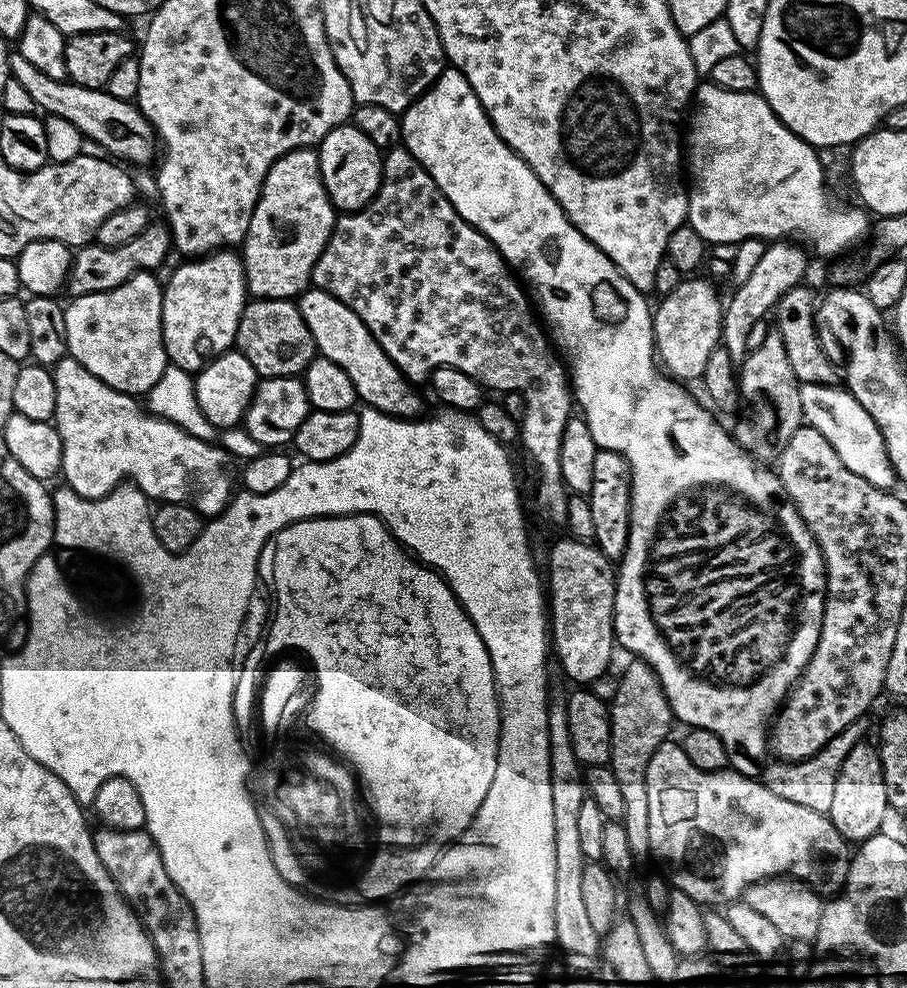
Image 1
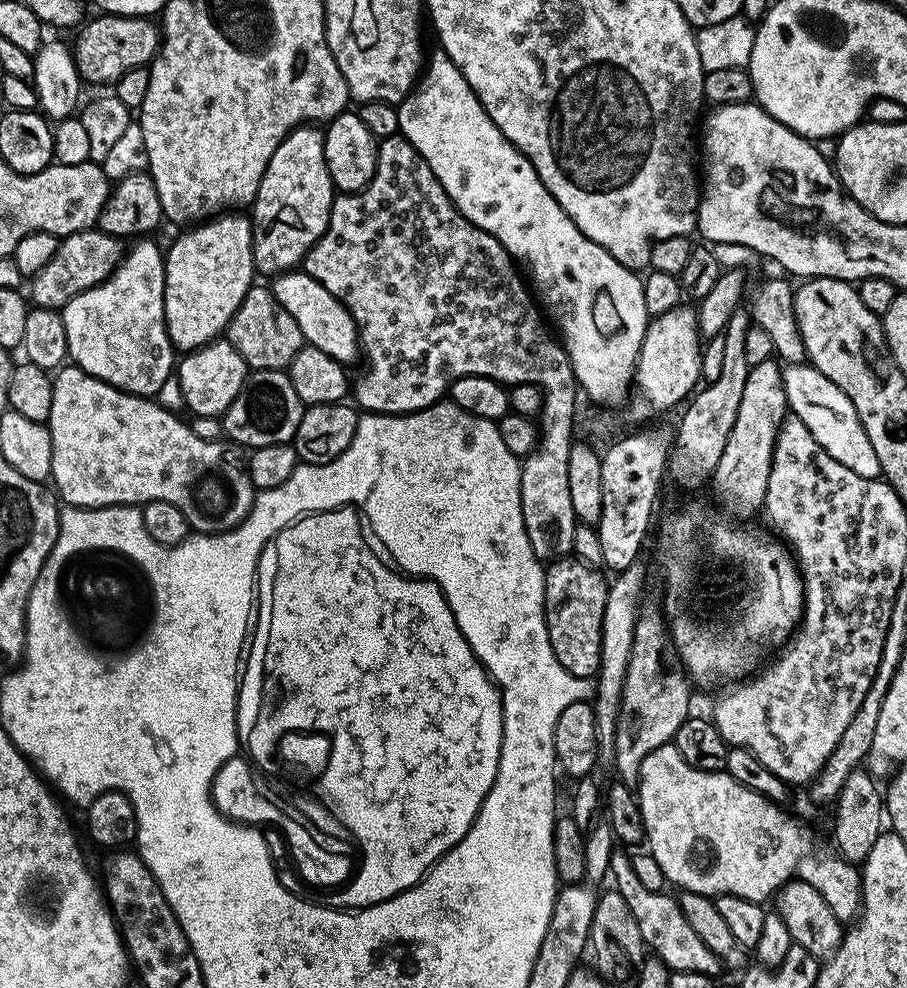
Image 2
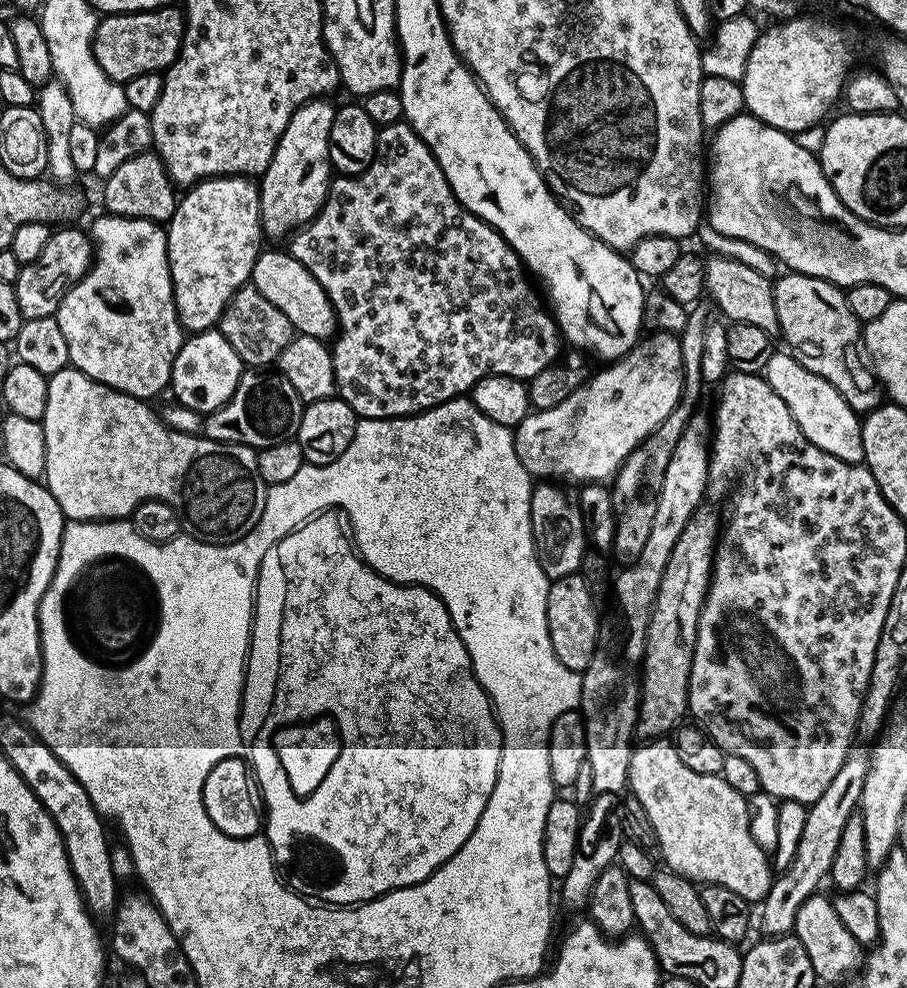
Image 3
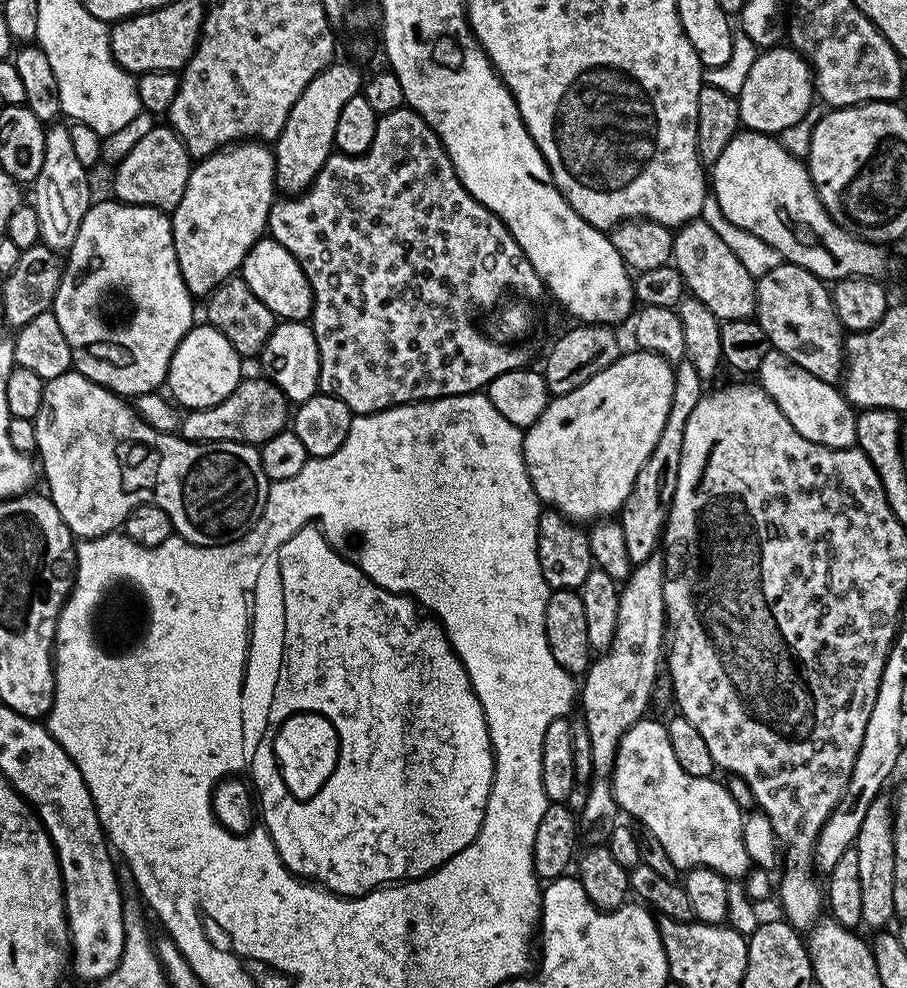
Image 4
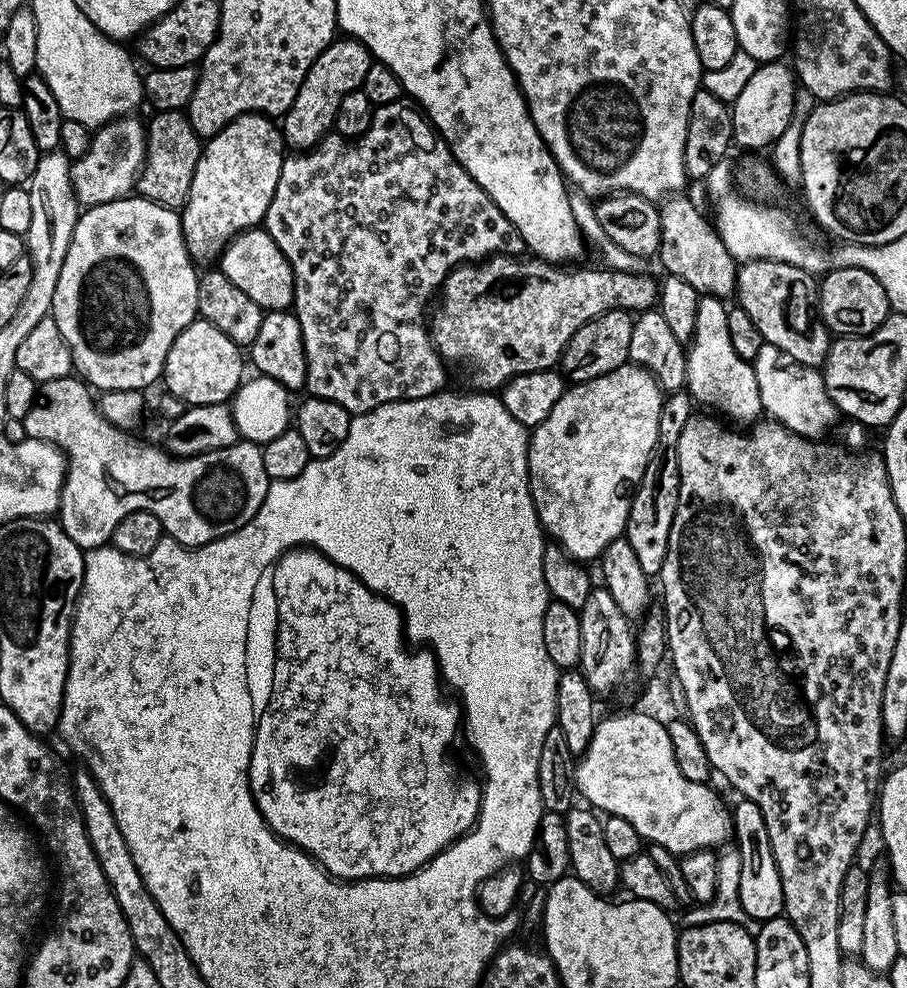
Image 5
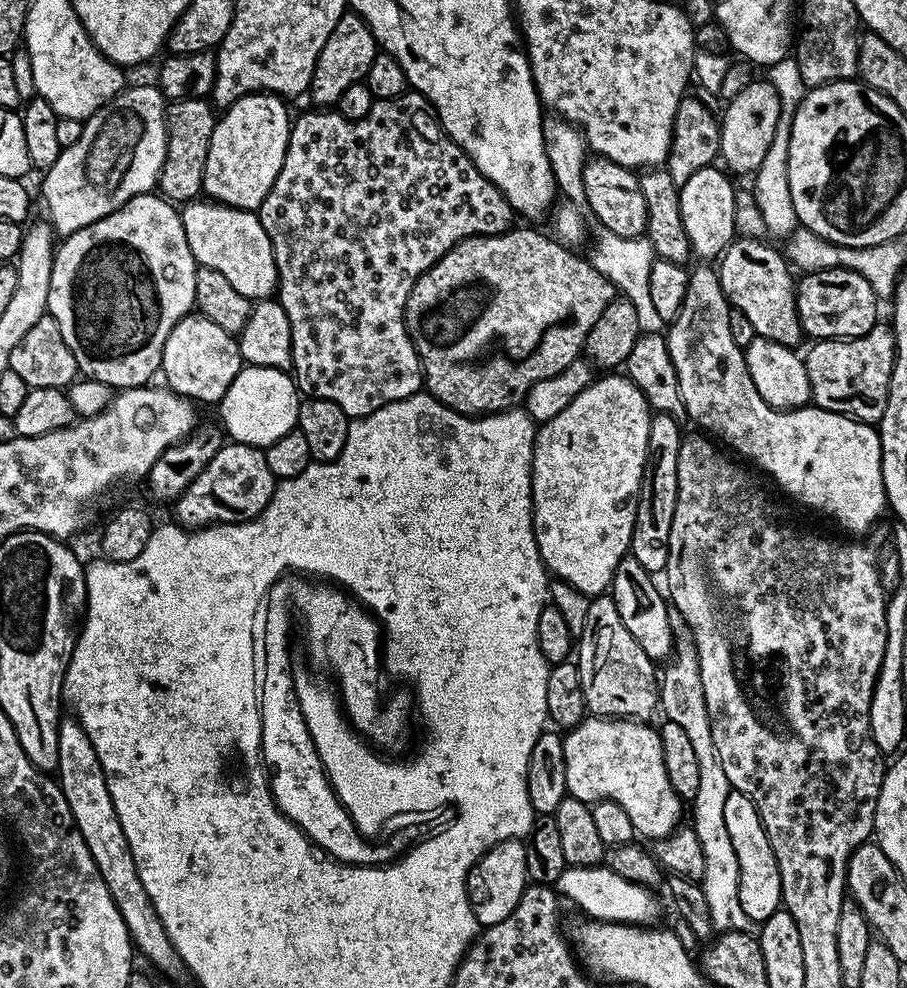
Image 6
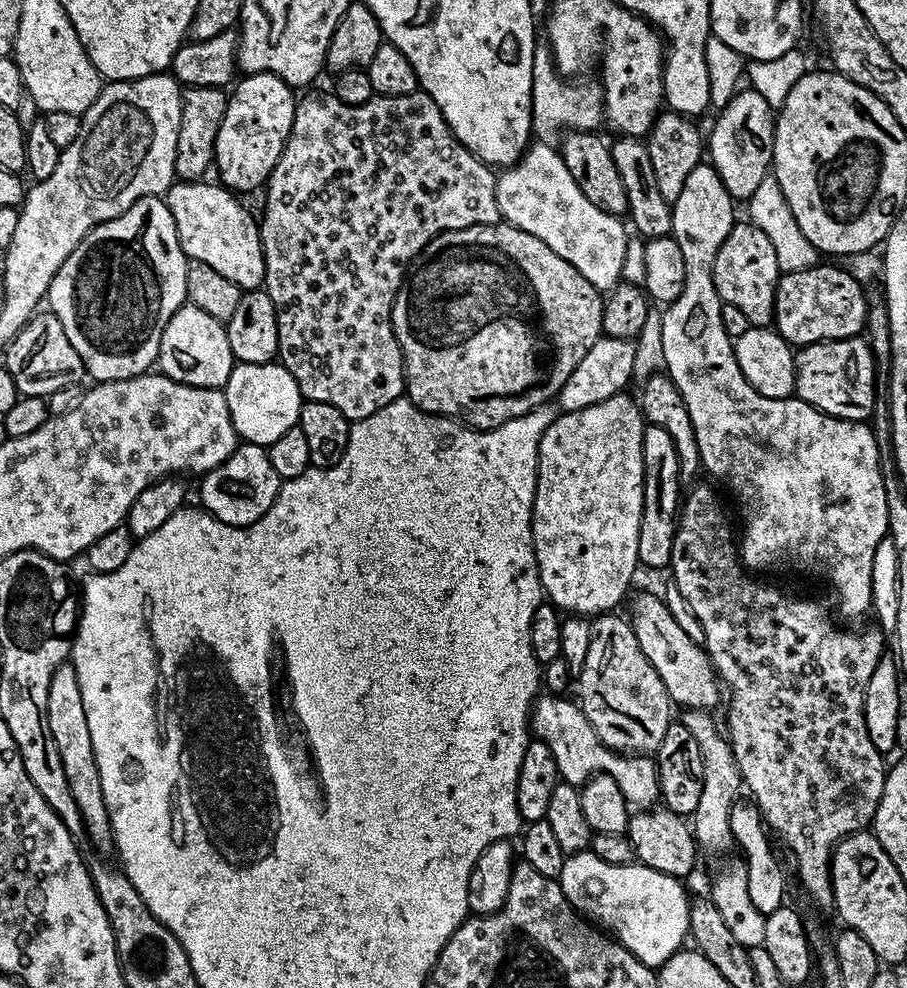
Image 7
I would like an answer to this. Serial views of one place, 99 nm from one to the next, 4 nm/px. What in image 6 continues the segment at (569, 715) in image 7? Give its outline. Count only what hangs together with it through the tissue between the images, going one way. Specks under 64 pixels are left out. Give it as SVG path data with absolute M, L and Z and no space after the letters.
M589 715L576 728L567 729L564 736L564 753L566 754L566 786L568 795L578 798L589 806L600 800L618 802L626 814L630 814L630 822L634 822L637 837L649 836L652 842L669 836L681 827L680 796L670 784L666 774L666 762L662 758L662 742L660 733L648 722L638 720L617 720L607 716Z

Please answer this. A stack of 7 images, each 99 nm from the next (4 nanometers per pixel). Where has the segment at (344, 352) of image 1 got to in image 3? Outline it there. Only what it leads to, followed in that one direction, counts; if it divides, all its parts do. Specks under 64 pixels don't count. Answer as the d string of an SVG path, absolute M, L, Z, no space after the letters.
M261 251L259 258L254 262L250 282L269 302L274 302L274 306L278 306L278 310L282 310L286 318L290 318L293 329L299 335L313 336L323 341L335 337L338 321L332 299L328 297L318 278L314 278L314 274L310 274L310 270L302 266L302 262L295 260L291 251Z

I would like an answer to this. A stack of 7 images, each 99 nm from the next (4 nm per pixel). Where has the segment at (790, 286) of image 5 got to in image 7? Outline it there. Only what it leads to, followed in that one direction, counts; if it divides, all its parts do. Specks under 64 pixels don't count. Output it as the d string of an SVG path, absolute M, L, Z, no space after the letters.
M751 222L733 224L726 242L722 242L722 250L718 250L718 258L714 258L714 286L721 301L738 306L738 310L746 314L751 327L767 328L776 315L776 283L781 275L770 238Z

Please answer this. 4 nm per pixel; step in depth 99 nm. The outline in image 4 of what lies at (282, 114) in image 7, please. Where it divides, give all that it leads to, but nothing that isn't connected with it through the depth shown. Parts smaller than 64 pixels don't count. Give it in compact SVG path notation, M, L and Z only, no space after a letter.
M237 142L221 148L219 152L210 154L205 160L193 163L192 173L186 182L186 194L182 194L182 202L178 202L176 209L170 213L172 221L172 233L174 234L174 254L178 254L178 270L182 270L182 278L188 287L188 293L194 298L207 298L219 284L233 279L243 269L246 254L265 235L268 226L268 216L272 212L272 206L277 199L278 189L276 187L276 158L273 149L264 142Z

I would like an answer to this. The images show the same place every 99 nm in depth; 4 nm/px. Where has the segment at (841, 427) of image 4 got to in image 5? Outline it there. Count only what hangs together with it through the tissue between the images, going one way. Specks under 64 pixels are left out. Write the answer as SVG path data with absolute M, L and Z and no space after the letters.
M766 344L758 350L758 358L754 362L758 378L758 394L760 407L768 412L773 421L783 424L797 436L816 438L819 432L832 428L838 421L838 413L830 394L826 394L823 371L808 368L798 361L792 360L790 354L778 350L778 346Z

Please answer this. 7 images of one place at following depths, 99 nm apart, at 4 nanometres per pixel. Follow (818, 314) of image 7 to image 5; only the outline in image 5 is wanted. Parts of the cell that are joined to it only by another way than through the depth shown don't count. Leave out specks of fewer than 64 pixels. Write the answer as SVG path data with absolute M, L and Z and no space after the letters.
M835 268L819 277L818 311L829 333L841 337L865 336L878 330L890 309L886 290L882 290L882 282L874 274L861 268Z

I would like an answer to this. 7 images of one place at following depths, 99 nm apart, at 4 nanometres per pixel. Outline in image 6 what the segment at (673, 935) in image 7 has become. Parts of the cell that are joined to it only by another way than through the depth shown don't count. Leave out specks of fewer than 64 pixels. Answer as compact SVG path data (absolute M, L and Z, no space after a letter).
M597 866L594 868L565 868L563 874L556 879L554 885L557 893L565 901L577 904L583 915L589 920L605 920L611 924L638 924L648 926L660 912L660 904L656 901L657 893L650 888L643 888L634 882L626 882L614 870Z

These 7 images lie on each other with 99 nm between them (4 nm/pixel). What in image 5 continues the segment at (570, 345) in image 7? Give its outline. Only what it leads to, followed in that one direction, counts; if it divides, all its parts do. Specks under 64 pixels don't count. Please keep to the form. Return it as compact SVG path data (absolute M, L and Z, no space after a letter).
M497 254L486 260L462 264L453 268L440 286L436 309L430 312L432 345L440 353L441 360L453 360L468 371L468 380L472 383L469 385L473 389L495 393L518 374L555 369L561 363L561 353L578 326L615 308L623 308L633 314L647 312L655 309L660 299L657 277L640 276L639 271L623 272L607 266L557 266L539 258L527 259L520 260L512 254Z

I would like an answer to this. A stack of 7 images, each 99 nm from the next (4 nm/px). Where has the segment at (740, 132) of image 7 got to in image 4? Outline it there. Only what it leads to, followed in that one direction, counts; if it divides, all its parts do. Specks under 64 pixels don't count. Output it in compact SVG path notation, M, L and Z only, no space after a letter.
M777 46L761 51L738 97L740 122L749 132L779 134L806 114L814 102L814 81L811 67L801 53L791 46Z

